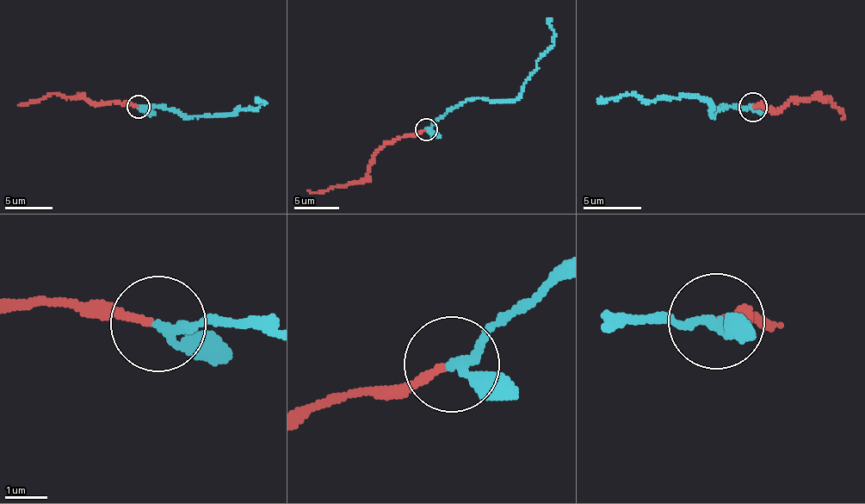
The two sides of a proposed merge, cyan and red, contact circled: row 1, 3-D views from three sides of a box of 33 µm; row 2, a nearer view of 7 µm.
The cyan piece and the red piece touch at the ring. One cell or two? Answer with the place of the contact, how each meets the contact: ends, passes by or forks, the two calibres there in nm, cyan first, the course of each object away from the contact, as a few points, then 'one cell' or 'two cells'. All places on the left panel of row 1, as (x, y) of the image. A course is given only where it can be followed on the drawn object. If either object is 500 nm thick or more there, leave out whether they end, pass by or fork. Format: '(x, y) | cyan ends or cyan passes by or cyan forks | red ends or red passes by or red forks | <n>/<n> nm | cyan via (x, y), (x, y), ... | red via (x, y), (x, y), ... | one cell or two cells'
(138, 107) | cyan passes by | red ends | 200/160 nm | cyan via (138, 106), (159, 106), (181, 114), (231, 115), (239, 108), (251, 109), (266, 102), (256, 102) | red via (138, 106), (96, 102), (82, 95), (47, 93), (18, 105) | one cell

